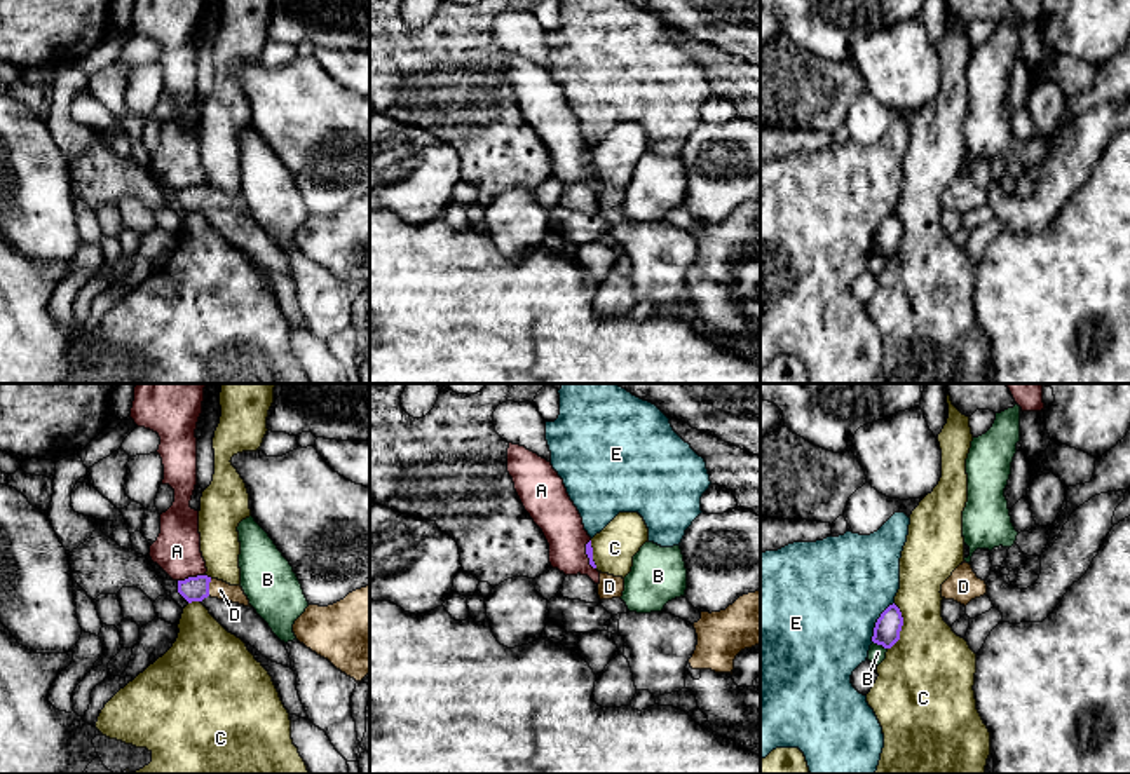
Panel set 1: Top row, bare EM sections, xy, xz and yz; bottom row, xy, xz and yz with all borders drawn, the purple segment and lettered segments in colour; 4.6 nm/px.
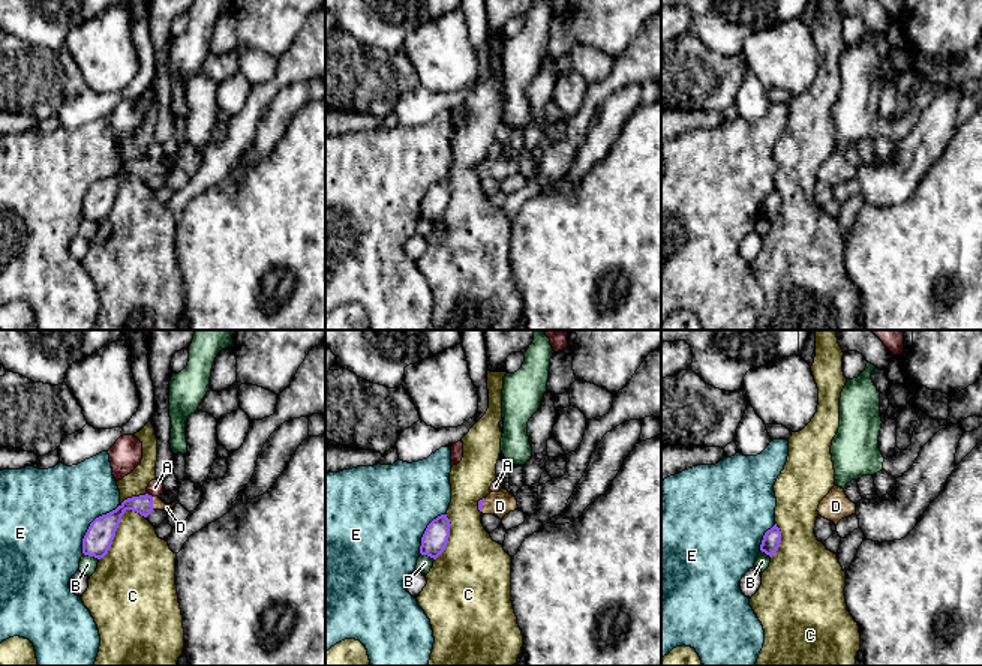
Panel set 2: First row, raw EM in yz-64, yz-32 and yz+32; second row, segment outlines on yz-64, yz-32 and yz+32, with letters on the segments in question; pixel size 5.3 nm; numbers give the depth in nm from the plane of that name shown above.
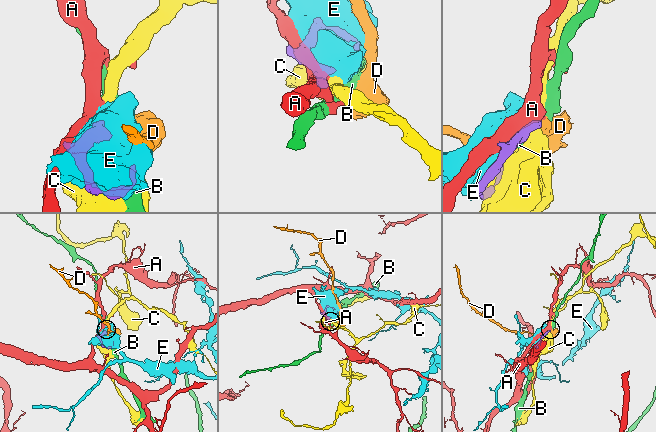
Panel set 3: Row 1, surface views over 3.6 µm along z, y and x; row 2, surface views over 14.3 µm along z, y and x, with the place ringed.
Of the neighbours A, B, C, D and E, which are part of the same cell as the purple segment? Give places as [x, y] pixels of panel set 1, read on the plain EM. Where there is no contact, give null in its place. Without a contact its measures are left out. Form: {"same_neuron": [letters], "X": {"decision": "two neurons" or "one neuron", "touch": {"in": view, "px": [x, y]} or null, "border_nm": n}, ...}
{"same_neuron": ["D"], "A": {"decision": "two neurons", "touch": {"in": "xy", "px": [190, 187]}, "border_nm": 130}, "B": {"decision": "two neurons", "touch": {"in": "yz", "px": [881, 253]}, "border_nm": 70}, "C": {"decision": "two neurons", "touch": {"in": "yz", "px": [902, 234]}, "border_nm": 220}, "D": {"decision": "one neuron", "touch": {"in": "xy", "px": [208, 197]}, "border_nm": 80}, "E": {"decision": "two neurons", "touch": {"in": "yz", "px": [876, 232]}, "border_nm": 220}}

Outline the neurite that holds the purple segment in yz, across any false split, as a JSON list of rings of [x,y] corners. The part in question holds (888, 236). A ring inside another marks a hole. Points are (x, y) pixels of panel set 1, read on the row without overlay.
[[[893,213],[877,228],[872,251],[882,255],[884,258],[891,258],[900,249],[902,235],[903,235],[902,221]]]

